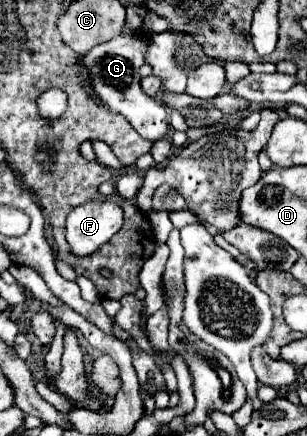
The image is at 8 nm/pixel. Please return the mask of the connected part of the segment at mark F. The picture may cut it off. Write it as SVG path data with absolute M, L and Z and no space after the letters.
M110 200L76 206L66 220L66 240L70 252L86 258L106 244L122 228L122 208Z

